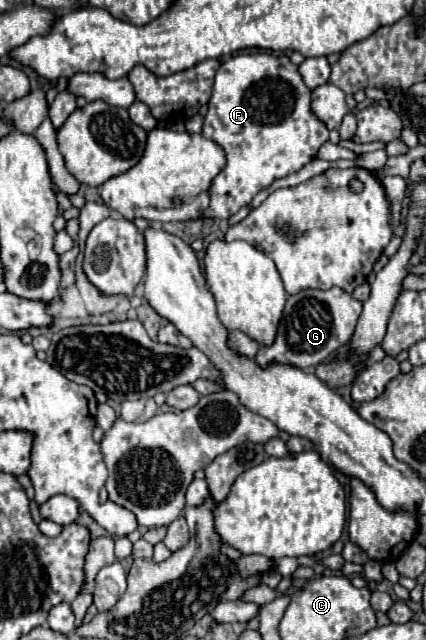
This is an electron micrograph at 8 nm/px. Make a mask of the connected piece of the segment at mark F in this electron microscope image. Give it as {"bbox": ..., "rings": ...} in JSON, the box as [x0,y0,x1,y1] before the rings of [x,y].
{"bbox":[203,54,329,218],"rings":[[[235,54],[227,58],[215,74],[209,112],[205,116],[203,136],[217,142],[227,154],[227,166],[213,180],[211,204],[205,212],[207,218],[229,218],[239,208],[247,206],[257,192],[271,186],[275,180],[299,172],[309,164],[321,144],[329,139],[329,130],[311,110],[311,90],[305,86],[297,66],[287,54]]]}

